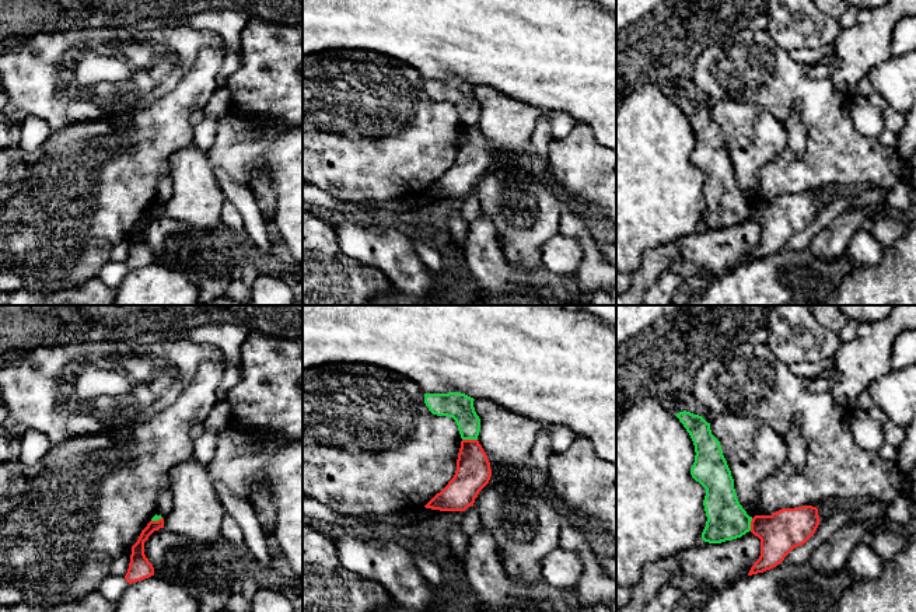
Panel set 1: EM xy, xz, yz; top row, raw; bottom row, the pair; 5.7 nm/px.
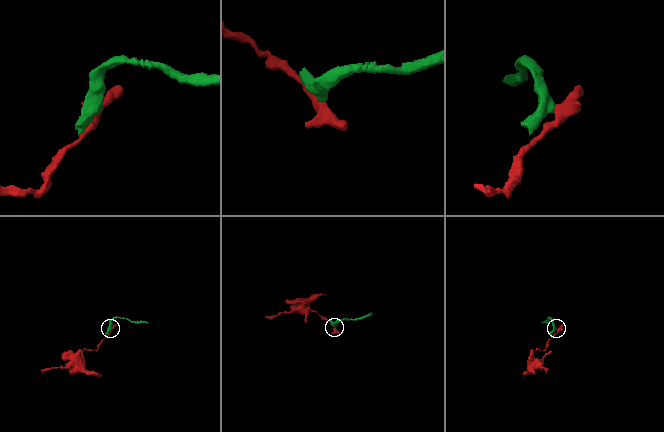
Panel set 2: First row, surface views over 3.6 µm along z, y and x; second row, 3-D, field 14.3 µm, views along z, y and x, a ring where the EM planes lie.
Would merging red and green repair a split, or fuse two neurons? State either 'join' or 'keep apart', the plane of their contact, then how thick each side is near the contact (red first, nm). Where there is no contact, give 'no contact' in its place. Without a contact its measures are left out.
keep apart | xz | 200/160 nm

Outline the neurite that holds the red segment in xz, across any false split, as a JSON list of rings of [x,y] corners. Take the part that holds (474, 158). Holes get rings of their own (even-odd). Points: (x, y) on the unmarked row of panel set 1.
[[[462,126],[454,164],[424,193],[440,197],[465,197],[473,192],[490,162],[490,148],[479,127]]]

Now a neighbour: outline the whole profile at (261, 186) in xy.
[[[259,167],[258,175],[249,185],[261,211],[268,223],[272,221],[276,211],[276,197],[272,189],[272,178],[266,168]]]

